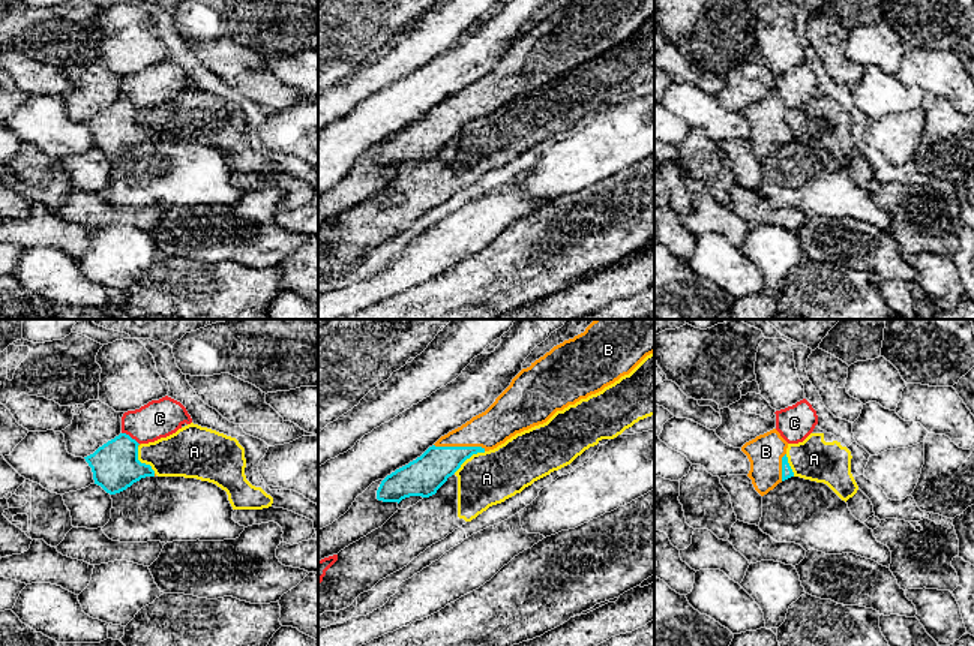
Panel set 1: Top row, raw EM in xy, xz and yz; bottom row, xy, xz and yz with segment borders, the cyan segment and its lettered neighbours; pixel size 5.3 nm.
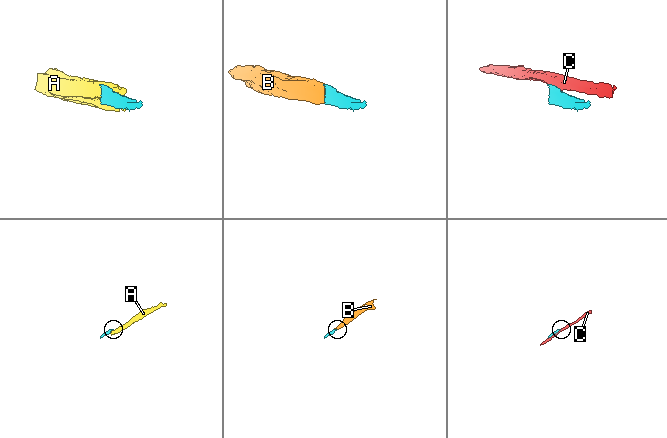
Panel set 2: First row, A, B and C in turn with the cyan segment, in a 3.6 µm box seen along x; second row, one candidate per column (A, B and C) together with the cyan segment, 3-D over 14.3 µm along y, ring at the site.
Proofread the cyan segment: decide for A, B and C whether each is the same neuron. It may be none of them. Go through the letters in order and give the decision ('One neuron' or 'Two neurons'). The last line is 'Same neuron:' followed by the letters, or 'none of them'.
A: Two neurons
B: One neuron
C: Two neurons
Same neuron: B

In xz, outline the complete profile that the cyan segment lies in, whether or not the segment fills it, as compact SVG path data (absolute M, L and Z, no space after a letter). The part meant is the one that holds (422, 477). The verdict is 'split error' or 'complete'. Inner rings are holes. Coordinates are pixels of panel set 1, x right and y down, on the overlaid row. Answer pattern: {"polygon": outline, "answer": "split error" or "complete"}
{"polygon": "M594 319L584 333L522 369L482 414L441 436L420 457L387 475L377 499L429 498L473 454L546 423L557 411L602 391L654 352L654 319Z", "answer": "split error"}

